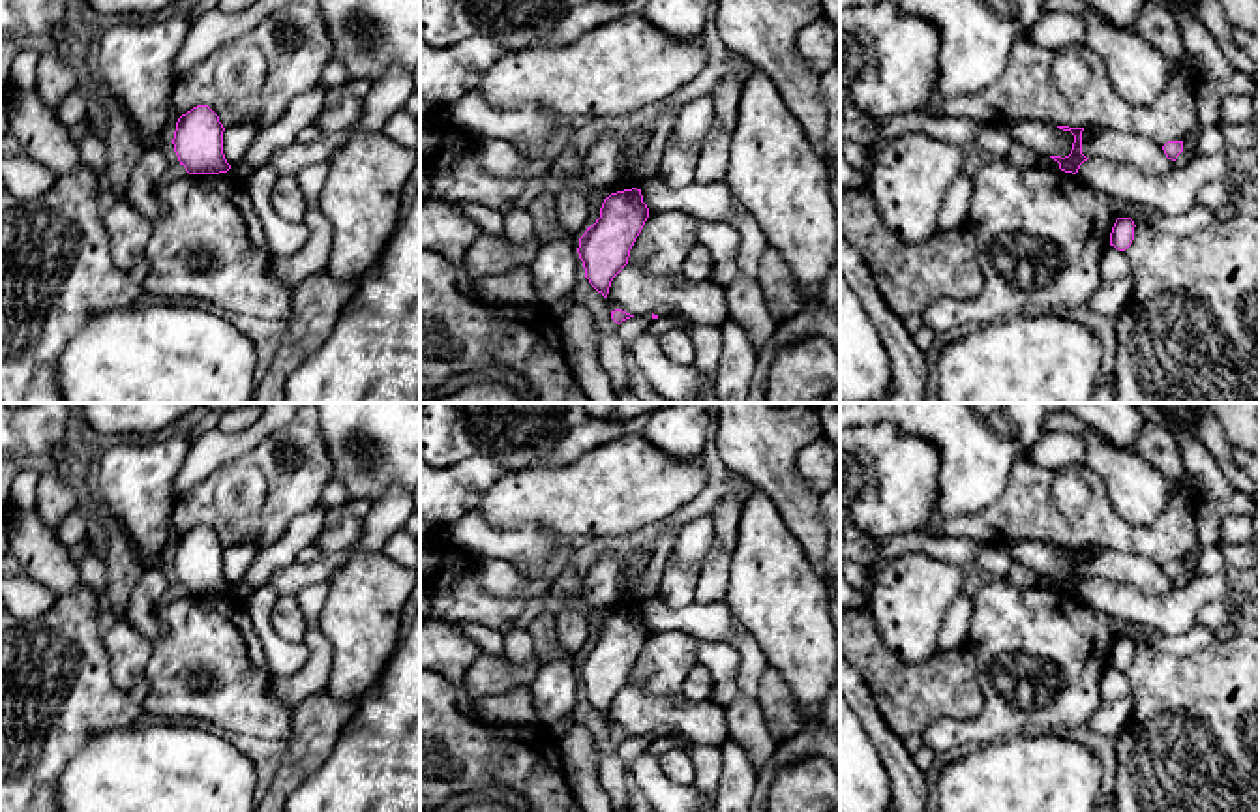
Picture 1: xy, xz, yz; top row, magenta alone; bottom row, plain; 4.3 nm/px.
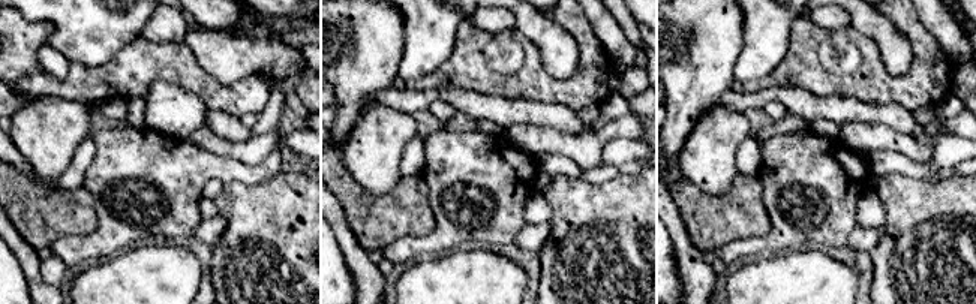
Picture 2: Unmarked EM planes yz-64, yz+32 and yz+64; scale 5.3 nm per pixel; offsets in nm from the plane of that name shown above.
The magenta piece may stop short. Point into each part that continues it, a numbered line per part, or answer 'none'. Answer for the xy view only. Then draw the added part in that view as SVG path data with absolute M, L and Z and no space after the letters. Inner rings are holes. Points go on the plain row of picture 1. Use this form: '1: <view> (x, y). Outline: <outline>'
none

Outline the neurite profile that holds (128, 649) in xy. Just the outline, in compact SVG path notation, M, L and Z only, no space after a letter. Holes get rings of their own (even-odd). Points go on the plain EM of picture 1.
M126 617L101 634L101 639L109 654L114 686L129 692L146 677L152 643Z

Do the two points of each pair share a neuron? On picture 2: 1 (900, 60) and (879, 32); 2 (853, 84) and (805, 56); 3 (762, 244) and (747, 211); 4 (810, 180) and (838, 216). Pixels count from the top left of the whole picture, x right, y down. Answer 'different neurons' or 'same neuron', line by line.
1: same neuron
2: same neuron
3: different neurons
4: same neuron

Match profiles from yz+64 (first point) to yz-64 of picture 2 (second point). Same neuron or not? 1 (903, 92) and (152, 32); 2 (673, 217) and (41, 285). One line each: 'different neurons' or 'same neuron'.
1: different neurons
2: same neuron

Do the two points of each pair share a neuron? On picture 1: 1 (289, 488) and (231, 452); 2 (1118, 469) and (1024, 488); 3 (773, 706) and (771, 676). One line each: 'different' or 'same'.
1: different
2: different
3: same

